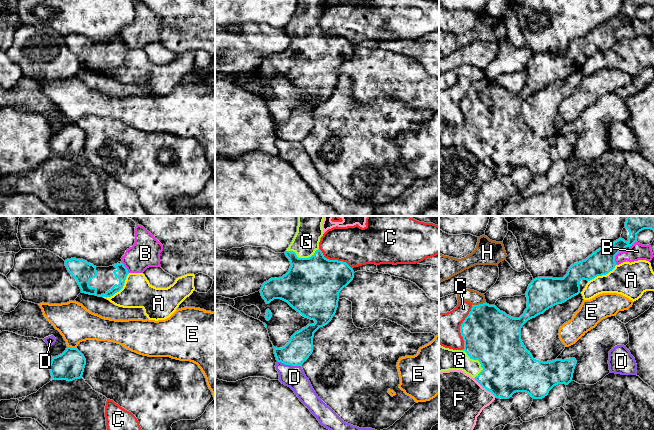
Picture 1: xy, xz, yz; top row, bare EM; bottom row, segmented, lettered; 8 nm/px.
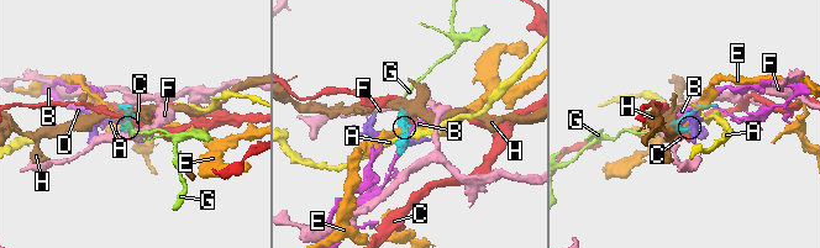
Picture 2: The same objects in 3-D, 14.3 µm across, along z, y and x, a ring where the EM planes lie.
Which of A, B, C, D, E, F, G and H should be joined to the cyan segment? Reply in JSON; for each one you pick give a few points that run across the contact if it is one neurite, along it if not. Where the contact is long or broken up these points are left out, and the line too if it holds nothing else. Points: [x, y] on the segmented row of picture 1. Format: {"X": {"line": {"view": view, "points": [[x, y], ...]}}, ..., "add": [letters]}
{"add": ["G"]}

